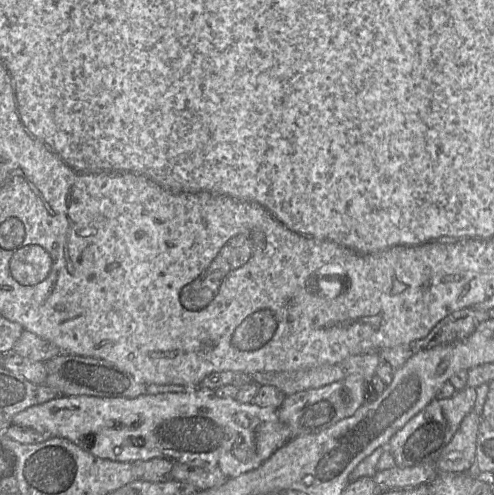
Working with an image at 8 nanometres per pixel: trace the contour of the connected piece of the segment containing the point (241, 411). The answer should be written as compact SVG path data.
M200 387L185 392L143 394L136 398L57 396L19 412L13 417L12 424L32 429L45 436L45 440L55 437L68 439L101 459L134 462L163 458L206 470L220 470L228 478L236 478L258 468L293 438L288 426L279 420L277 409L219 397L214 390Z

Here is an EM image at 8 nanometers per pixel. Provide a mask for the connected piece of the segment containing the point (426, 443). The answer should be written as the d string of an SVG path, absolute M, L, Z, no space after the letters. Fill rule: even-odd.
M465 387L451 398L433 399L425 408L412 417L389 441L387 449L397 467L413 467L436 463L444 448L453 439L465 416L474 408L477 398L475 388Z

